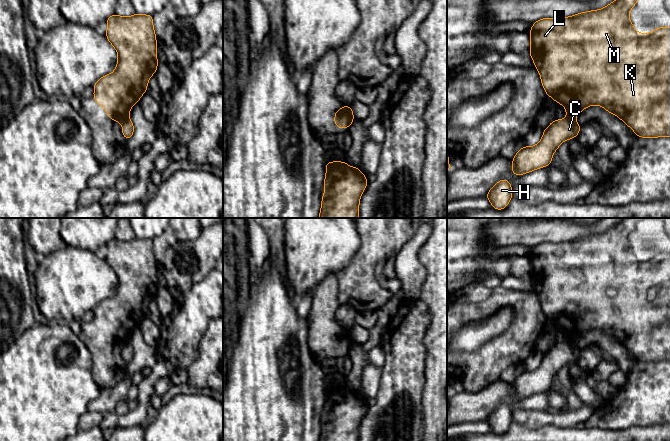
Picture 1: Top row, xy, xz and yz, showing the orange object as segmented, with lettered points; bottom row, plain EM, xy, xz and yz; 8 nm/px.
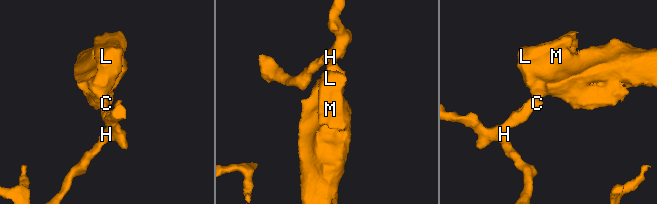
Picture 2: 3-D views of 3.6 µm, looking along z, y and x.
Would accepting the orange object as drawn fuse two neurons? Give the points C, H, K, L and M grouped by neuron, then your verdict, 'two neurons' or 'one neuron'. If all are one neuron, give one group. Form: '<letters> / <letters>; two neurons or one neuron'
C H / K L M; two neurons

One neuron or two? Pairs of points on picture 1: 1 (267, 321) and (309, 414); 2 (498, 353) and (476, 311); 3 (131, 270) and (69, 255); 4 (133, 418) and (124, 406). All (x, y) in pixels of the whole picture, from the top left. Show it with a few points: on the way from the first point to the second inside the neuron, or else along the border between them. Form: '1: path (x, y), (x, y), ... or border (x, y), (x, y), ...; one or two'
1: path (271, 346), (273, 385), (284, 396); one
2: path (519, 331), (519, 309), (512, 302), (498, 302); one
3: border (105, 260), (117, 277), (116, 286); two
4: border (137, 389), (130, 409), (124, 414), (115, 413); two

